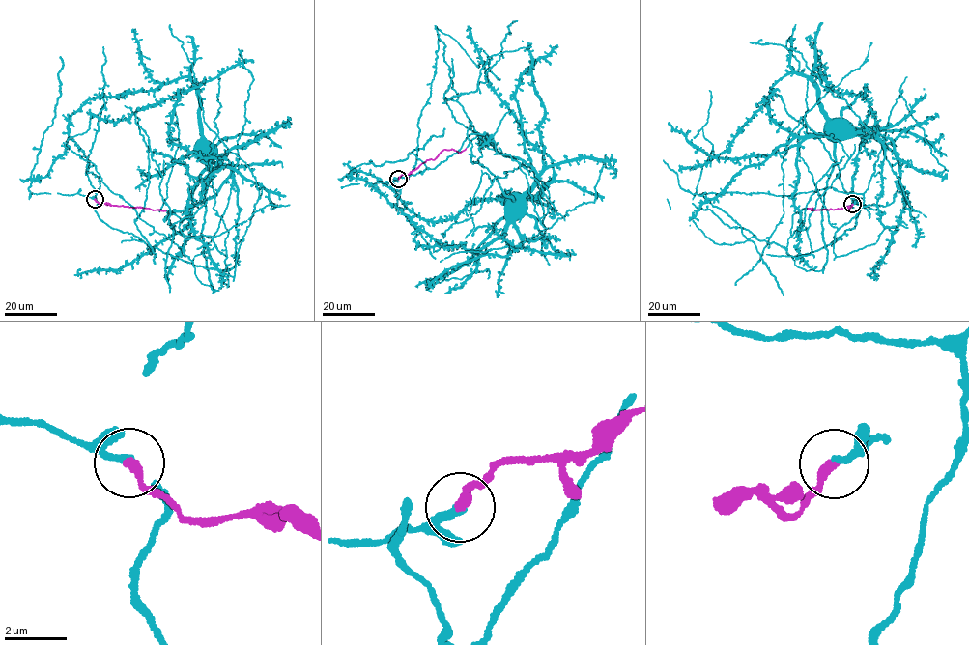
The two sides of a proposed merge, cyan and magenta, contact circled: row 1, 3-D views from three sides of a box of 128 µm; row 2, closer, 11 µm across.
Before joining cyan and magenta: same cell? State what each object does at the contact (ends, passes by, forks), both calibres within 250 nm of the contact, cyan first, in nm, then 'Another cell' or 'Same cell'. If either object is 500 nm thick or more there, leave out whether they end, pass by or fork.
At the ring cyan ends. At the ring magenta ends. Thickness 260 nm (cyan) against 300 nm. Same cell

